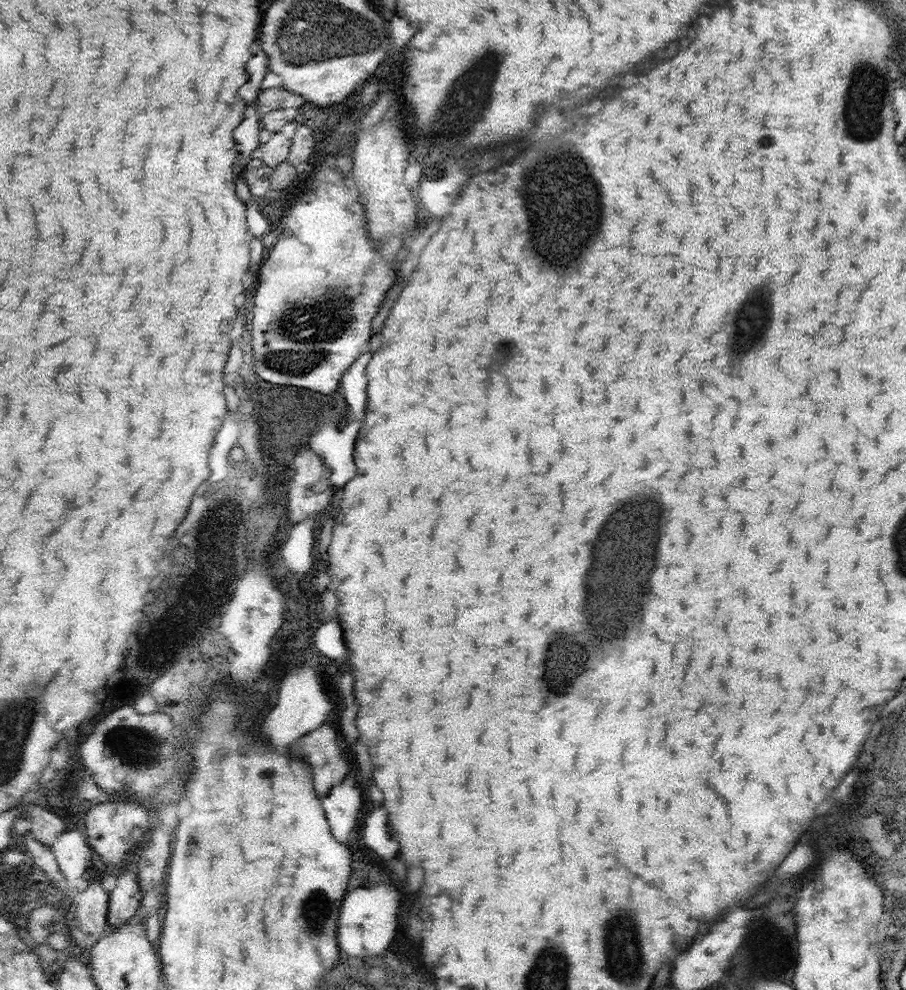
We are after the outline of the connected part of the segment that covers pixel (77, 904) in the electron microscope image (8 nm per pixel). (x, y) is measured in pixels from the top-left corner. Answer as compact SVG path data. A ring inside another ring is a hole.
M89 880L87 890L73 896L71 910L67 912L69 938L79 948L93 950L99 938L109 930L111 914L111 890L103 886L101 880Z

